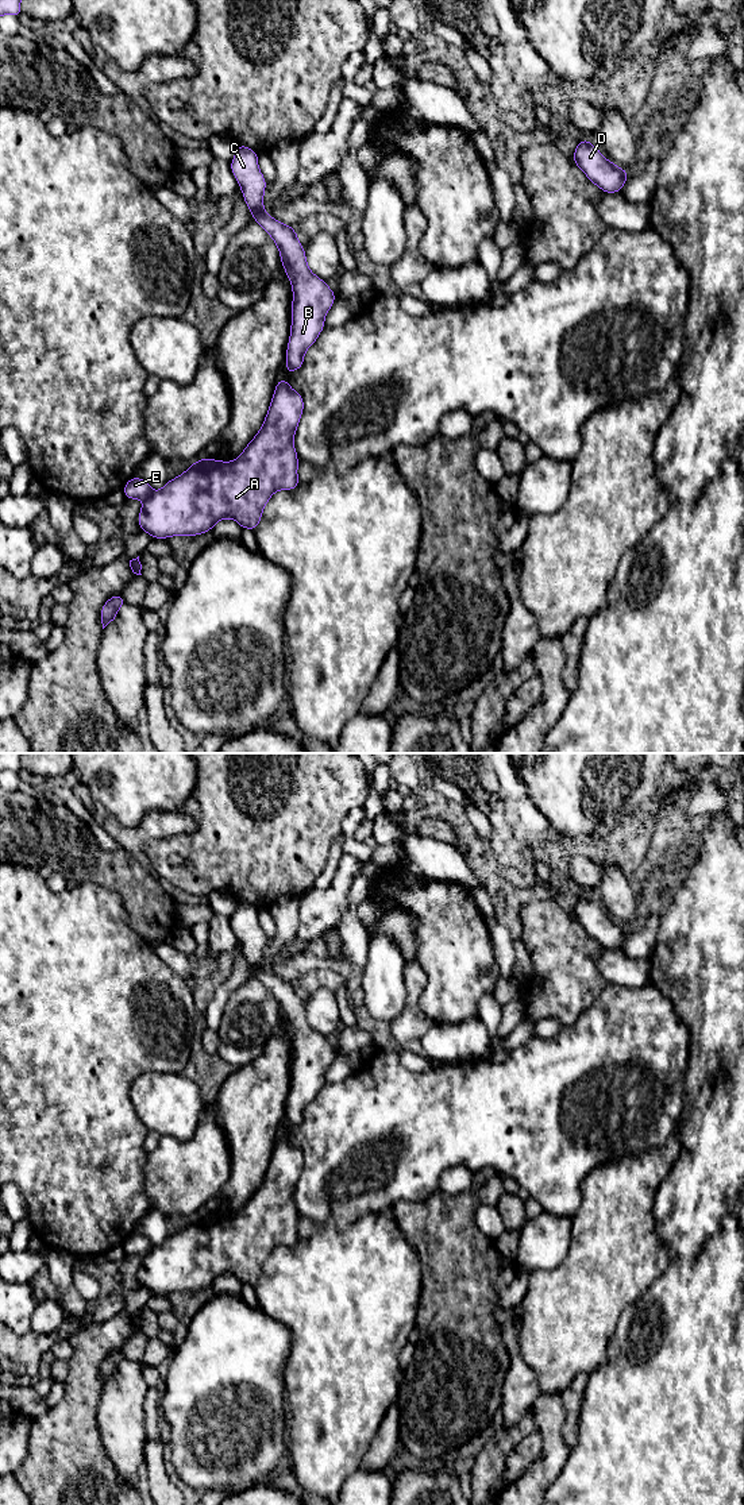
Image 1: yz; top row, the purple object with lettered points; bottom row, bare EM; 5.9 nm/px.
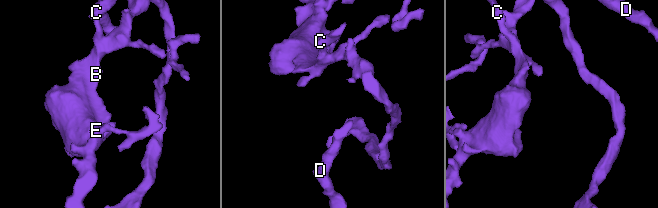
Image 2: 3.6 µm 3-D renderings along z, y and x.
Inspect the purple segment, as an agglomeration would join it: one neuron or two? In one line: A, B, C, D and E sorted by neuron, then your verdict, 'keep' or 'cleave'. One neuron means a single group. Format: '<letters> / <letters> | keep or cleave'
A B C D / E | cleave

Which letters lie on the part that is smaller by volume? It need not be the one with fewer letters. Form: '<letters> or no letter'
E

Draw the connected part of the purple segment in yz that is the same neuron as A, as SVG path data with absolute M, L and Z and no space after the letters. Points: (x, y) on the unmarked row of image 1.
M280 1134L271 1153L263 1181L234 1217L203 1213L177 1234L167 1236L162 1246L144 1255L138 1278L151 1294L197 1292L212 1286L223 1274L234 1274L243 1285L258 1284L262 1267L277 1246L293 1246L300 1240L298 1212L294 1191L304 1168L304 1155L286 1135Z

